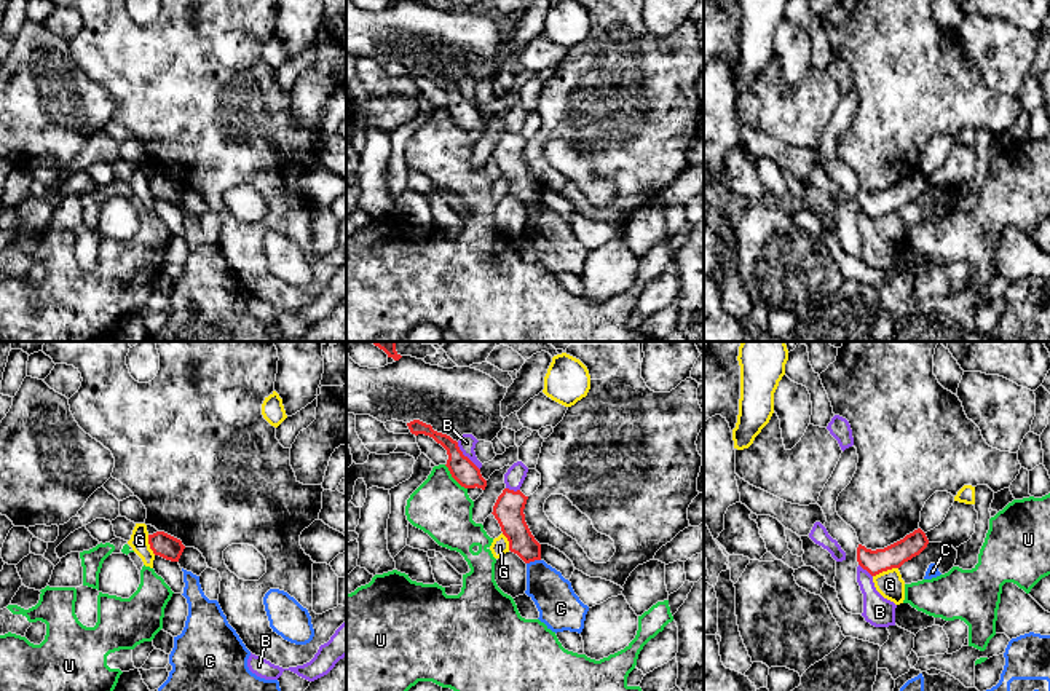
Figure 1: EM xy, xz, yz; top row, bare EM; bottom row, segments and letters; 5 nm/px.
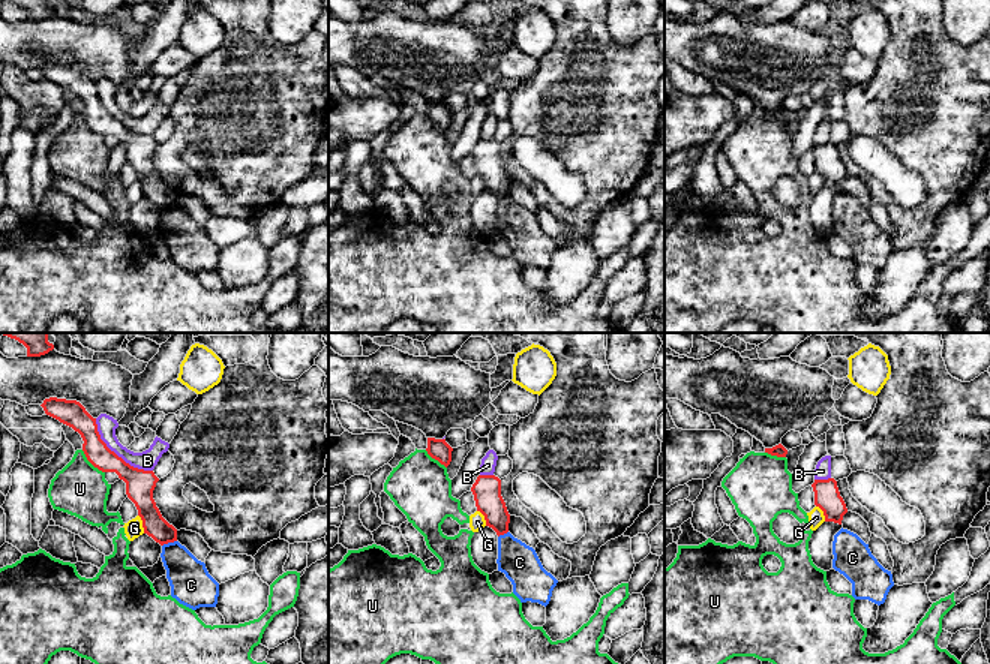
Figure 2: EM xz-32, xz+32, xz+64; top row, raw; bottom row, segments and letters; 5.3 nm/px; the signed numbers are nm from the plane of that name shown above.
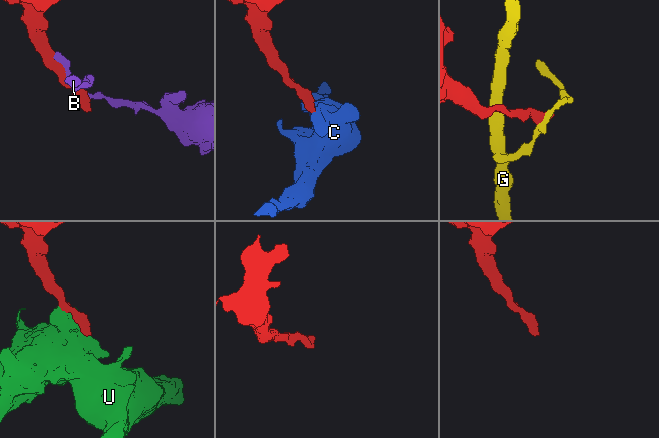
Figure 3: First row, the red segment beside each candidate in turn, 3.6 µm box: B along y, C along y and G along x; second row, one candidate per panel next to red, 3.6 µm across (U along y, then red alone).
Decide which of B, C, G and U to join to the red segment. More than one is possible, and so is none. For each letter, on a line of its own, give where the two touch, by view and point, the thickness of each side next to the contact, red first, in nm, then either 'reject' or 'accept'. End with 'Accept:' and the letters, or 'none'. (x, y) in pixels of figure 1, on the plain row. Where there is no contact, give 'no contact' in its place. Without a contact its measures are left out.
B: xz (466, 99) | 120/90 nm | reject
C: xz (533, 203) | 140/200 nm | reject
G: yz (884, 213) | 120/140 nm | reject
U: xz (453, 120) | 120/300 nm | reject
Accept: none

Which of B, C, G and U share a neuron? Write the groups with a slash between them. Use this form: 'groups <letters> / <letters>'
groups B / C / G / U

